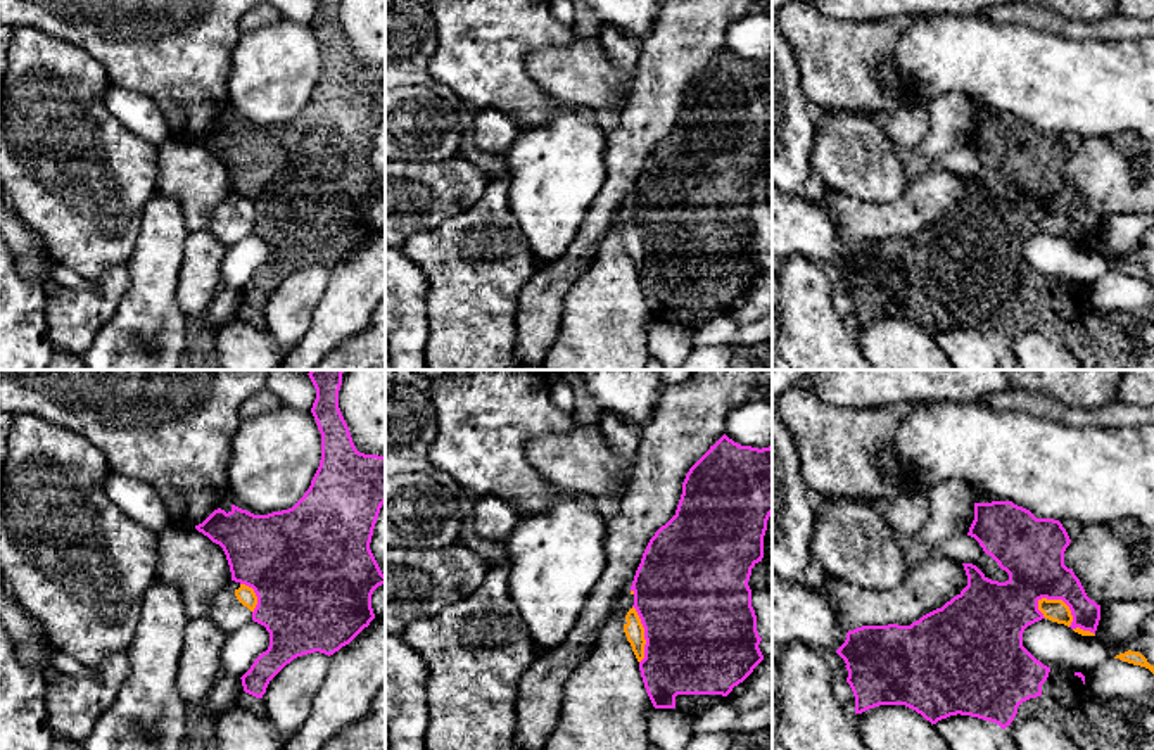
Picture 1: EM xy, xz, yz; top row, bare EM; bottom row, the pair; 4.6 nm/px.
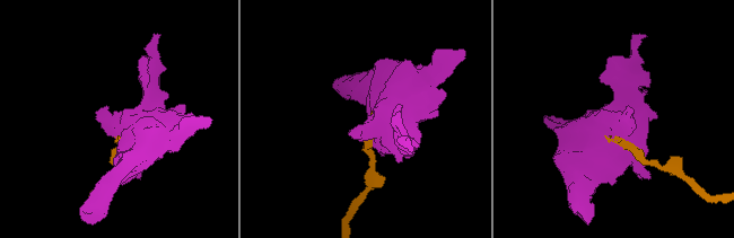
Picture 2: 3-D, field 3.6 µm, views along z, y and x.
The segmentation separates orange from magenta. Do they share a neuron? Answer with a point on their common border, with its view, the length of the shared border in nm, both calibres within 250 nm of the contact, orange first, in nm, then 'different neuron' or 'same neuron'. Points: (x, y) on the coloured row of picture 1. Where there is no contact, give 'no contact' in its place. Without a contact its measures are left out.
meets orange in yz at (1063, 602); contact 200 nm long; 110 nm thick on the orange side, 280 nm on the other; different neuron

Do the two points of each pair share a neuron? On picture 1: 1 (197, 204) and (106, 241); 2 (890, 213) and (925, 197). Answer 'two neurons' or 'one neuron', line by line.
1: two neurons
2: one neuron

